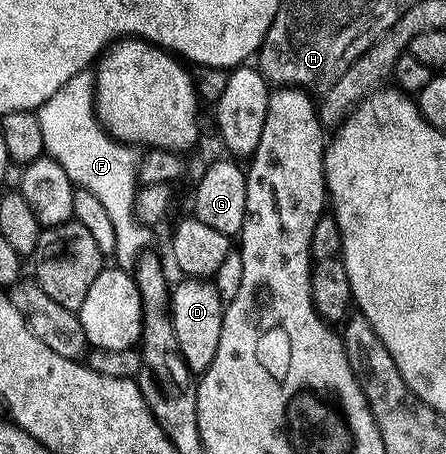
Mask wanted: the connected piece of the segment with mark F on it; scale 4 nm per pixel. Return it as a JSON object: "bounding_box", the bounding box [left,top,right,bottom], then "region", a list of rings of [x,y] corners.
{"bounding_box":[36,69,151,272],"region":[[[87,69],[76,73],[72,81],[64,81],[36,114],[44,136],[44,152],[61,165],[75,188],[92,193],[104,204],[112,229],[116,232],[116,249],[112,259],[123,271],[133,272],[142,254],[151,246],[151,228],[145,227],[136,217],[134,202],[139,189],[139,152],[131,144],[114,139],[102,128],[94,110],[95,72]]]}

